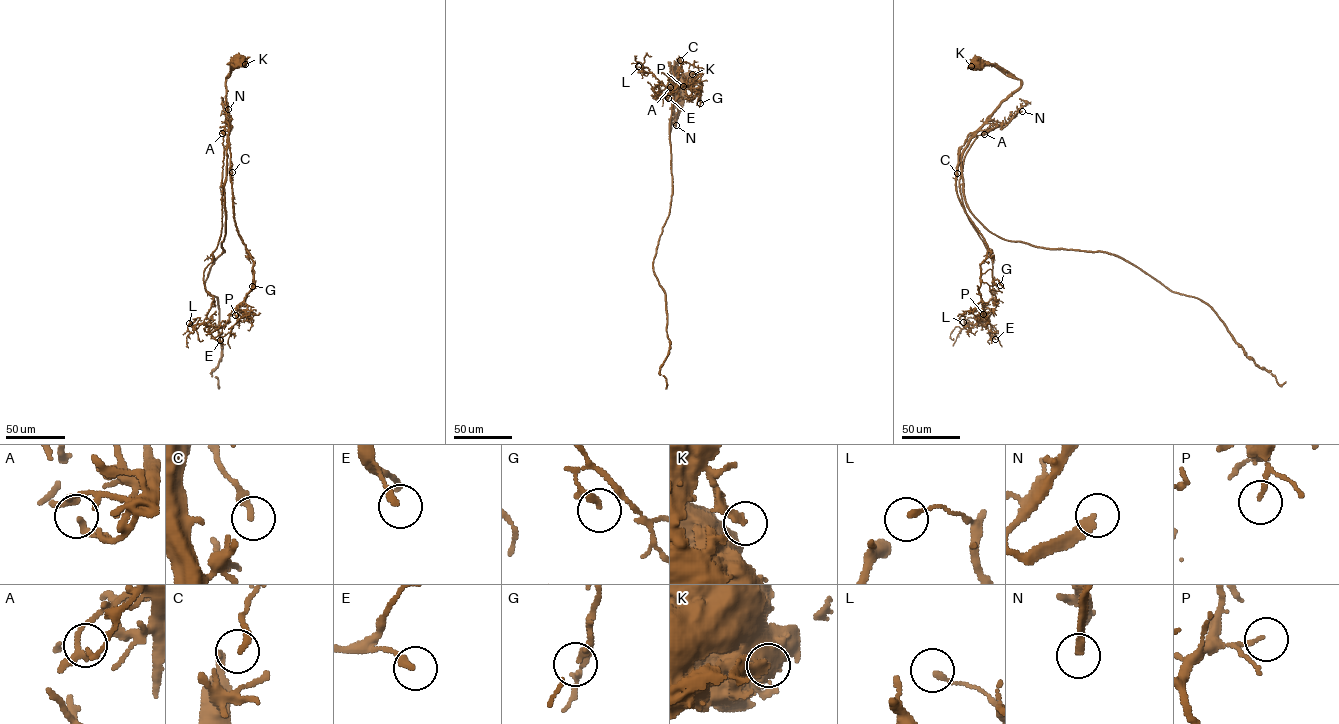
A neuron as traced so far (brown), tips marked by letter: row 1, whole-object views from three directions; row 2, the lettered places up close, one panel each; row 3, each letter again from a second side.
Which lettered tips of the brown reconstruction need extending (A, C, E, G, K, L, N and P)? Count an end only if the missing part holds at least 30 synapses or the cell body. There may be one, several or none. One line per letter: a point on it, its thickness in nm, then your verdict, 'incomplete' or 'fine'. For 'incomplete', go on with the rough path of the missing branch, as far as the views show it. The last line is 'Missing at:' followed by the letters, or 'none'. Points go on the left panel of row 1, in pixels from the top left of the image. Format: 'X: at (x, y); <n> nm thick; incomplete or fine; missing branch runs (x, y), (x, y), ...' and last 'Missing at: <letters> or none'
A: at (222, 133); 190 nm thick; fine
C: at (232, 172); 280 nm thick; fine
E: at (220, 340); 240 nm thick; fine
G: at (252, 286); 200 nm thick; fine
K: at (245, 64); 240 nm thick; fine
L: at (189, 323); 120 nm thick; fine
N: at (228, 109); 280 nm thick; incomplete
P: at (235, 315); 120 nm thick; fine
Missing at: N

